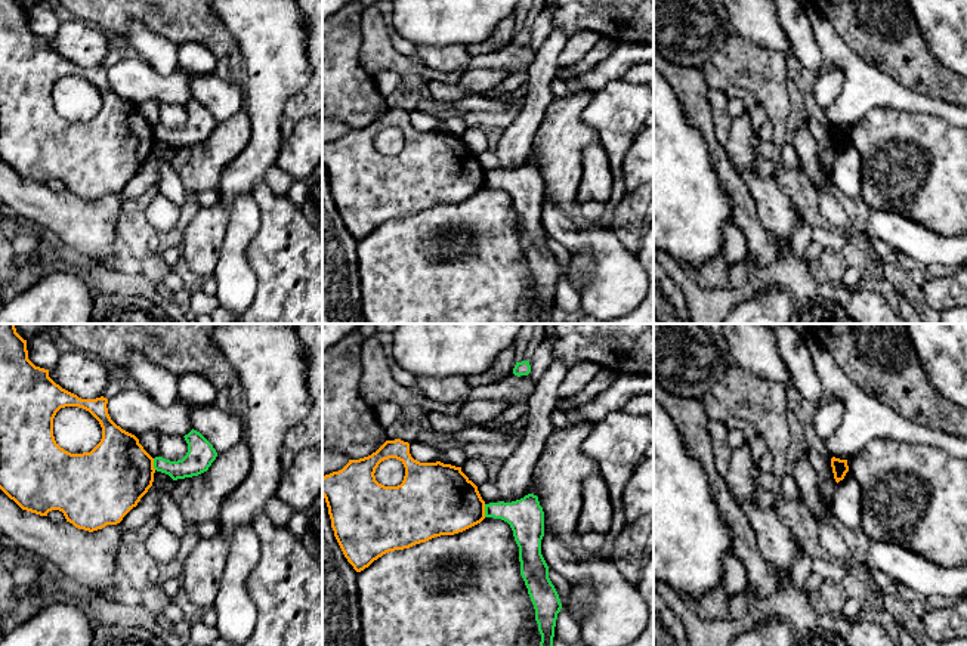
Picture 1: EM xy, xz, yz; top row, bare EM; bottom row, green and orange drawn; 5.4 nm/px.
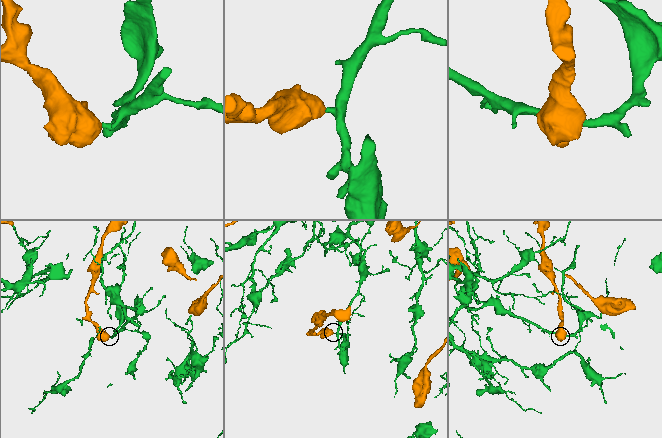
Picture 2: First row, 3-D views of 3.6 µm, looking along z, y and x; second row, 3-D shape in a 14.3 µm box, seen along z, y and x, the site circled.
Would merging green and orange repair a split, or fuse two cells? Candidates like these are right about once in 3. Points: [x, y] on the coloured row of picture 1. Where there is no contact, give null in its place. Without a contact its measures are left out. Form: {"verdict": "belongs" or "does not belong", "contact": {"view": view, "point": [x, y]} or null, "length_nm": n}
{"verdict": "does not belong", "contact": {"view": "xz", "point": [485, 510]}, "length_nm": 70}

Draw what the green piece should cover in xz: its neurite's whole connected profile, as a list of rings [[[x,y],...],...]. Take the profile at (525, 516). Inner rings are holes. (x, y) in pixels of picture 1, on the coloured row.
[[[528,494],[512,503],[485,504],[485,517],[501,519],[510,525],[519,547],[520,575],[535,609],[535,621],[541,634],[540,646],[553,646],[556,619],[562,603],[541,554],[544,511],[538,497]]]

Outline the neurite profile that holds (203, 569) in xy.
[[[222,535],[201,540],[185,559],[180,588],[200,608],[211,608],[226,566],[229,541]]]

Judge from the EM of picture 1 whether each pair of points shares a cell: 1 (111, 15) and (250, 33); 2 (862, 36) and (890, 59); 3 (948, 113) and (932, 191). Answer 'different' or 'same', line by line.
1: different
2: same
3: different

